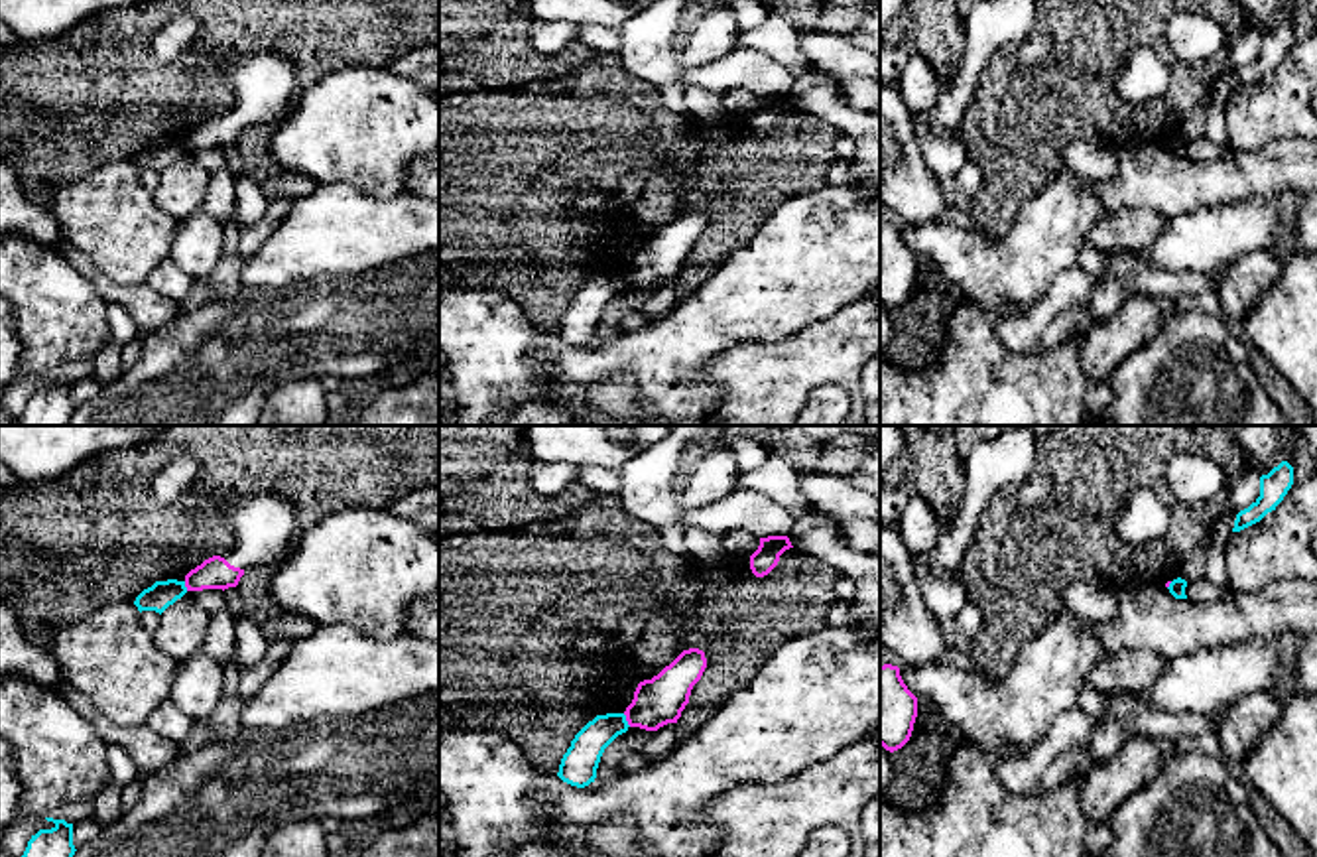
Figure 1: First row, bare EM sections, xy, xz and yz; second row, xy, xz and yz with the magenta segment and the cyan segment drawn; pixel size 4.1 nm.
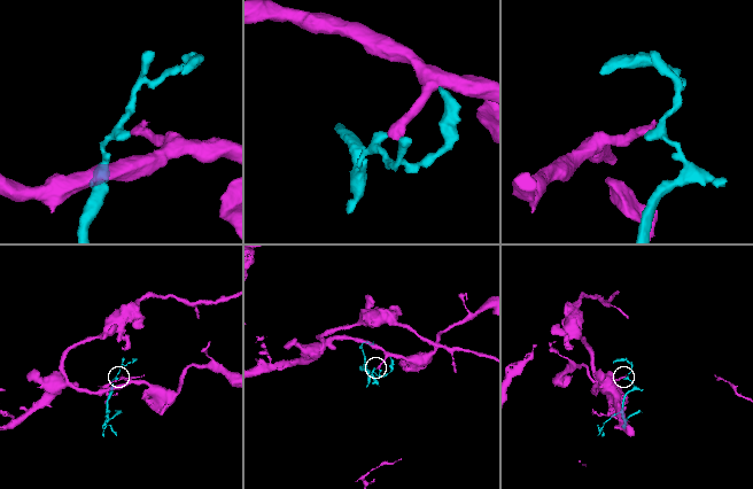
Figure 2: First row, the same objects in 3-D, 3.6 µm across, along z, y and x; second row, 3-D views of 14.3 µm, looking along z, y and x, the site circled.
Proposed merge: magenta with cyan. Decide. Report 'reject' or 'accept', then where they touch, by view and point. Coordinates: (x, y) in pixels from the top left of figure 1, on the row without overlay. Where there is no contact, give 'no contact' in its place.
reject | xz (627, 278)

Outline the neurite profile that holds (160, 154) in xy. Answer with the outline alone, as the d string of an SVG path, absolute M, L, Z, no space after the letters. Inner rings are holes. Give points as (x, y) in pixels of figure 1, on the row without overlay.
M167 138L167 140L156 140L152 146L144 148L134 164L138 169L156 169L163 171L169 164L173 164L177 158L181 158L187 152L185 140Z

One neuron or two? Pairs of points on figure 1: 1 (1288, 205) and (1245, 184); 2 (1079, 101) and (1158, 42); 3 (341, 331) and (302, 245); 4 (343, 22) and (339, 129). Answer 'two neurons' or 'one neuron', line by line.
1: two neurons
2: one neuron
3: two neurons
4: two neurons

